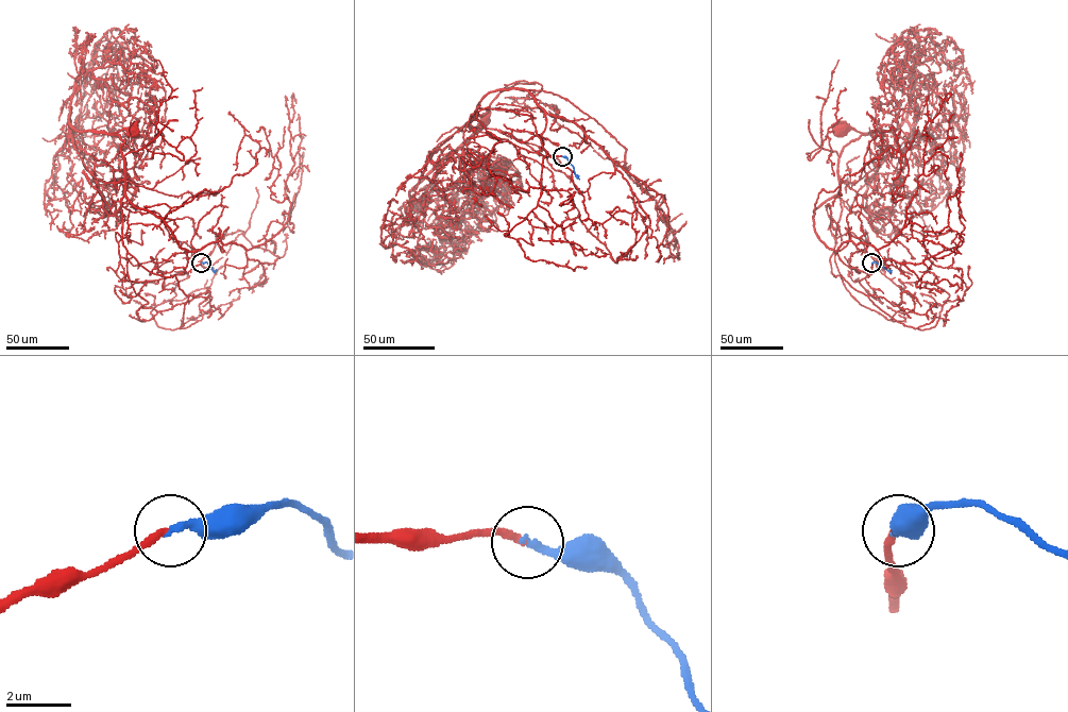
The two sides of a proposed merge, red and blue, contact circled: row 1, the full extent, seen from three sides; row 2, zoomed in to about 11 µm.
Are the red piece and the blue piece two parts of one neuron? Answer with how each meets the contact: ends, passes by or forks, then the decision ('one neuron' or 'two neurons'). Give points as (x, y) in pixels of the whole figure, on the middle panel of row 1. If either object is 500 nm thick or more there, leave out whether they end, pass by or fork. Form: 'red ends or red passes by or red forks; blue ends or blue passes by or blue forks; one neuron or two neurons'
red ends; blue ends; one neuron

